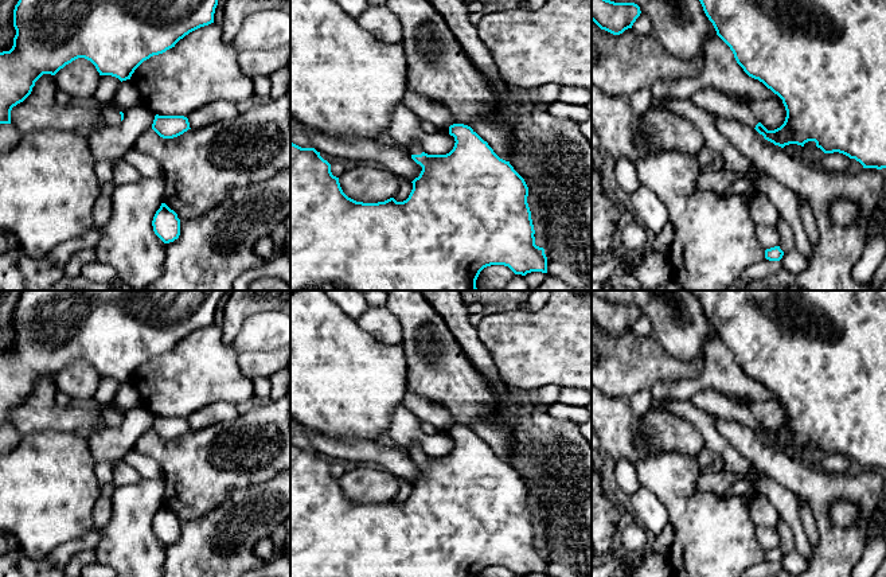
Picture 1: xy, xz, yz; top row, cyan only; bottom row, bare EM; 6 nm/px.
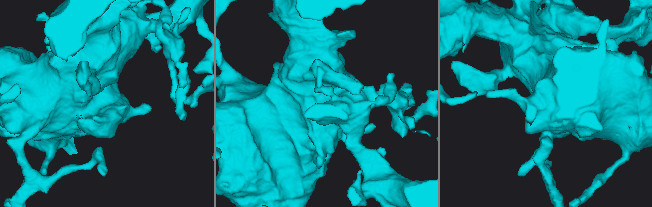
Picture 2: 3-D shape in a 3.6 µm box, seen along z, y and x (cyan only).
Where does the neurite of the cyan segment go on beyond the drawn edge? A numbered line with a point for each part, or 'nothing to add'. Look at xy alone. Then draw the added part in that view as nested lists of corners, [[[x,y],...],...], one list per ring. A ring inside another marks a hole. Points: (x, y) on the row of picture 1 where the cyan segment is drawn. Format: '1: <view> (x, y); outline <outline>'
1: xy (112, 116); outline [[[108,105],[104,108],[104,121],[108,125],[117,126],[121,124],[121,114],[114,106]]]

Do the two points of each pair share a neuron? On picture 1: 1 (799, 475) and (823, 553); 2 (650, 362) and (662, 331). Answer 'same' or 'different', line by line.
1: same
2: different

